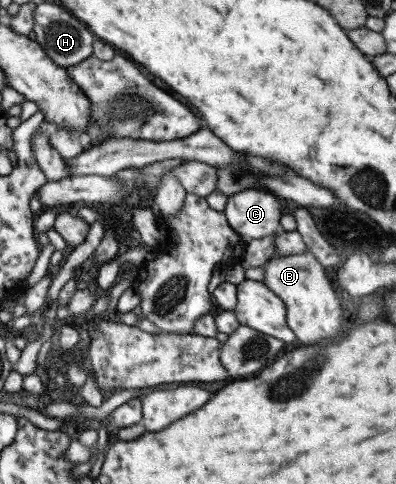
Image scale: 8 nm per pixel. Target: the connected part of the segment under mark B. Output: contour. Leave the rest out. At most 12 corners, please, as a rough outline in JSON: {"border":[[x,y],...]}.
{"border":[[306,249],[269,257],[264,283],[299,342],[341,336],[341,297]]}

